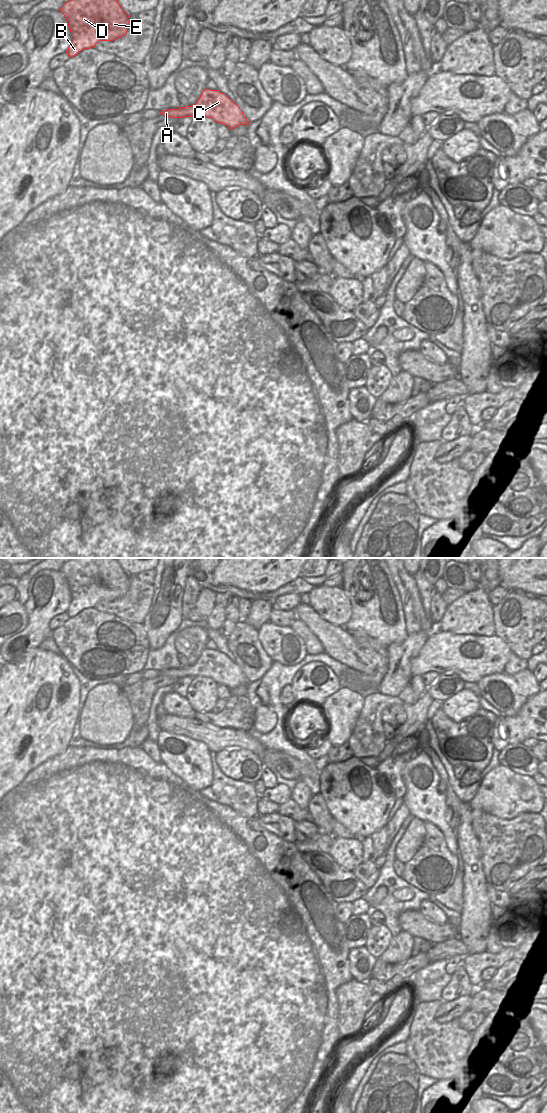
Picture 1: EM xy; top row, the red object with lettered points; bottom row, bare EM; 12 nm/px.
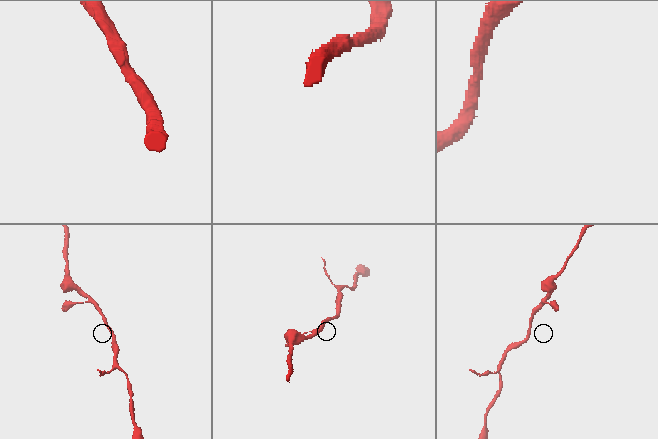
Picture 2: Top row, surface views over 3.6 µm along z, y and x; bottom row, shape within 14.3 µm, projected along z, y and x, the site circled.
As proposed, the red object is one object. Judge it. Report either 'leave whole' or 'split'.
leave whole

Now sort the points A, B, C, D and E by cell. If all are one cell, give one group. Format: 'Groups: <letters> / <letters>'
Groups: A B C D E.

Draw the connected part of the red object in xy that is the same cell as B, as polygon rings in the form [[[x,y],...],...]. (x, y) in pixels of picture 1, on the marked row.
[[[70,0],[59,10],[71,32],[66,53],[69,58],[100,41],[113,41],[125,36],[129,15],[117,0]]]

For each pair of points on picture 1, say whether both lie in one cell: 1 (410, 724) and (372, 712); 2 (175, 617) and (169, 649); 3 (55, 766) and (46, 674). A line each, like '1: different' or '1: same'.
1: same
2: different
3: different

